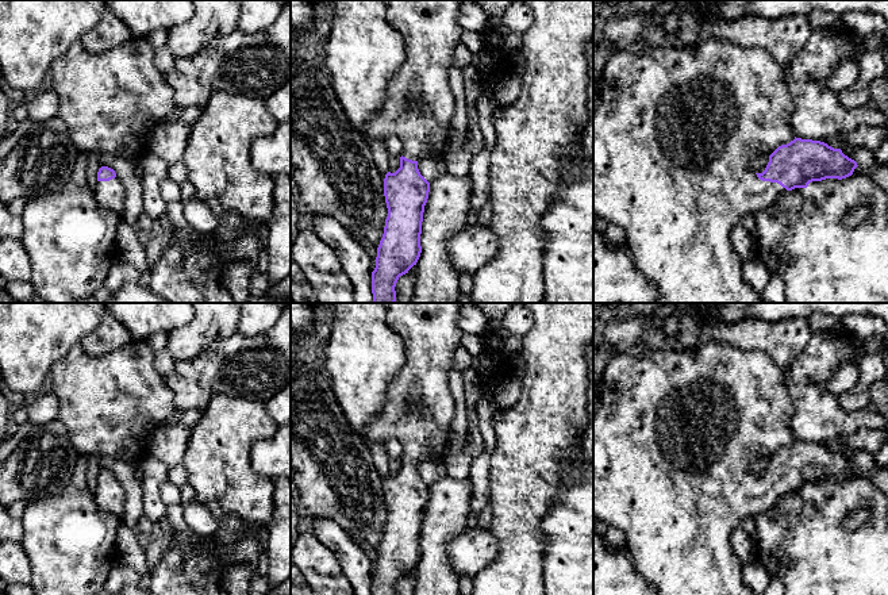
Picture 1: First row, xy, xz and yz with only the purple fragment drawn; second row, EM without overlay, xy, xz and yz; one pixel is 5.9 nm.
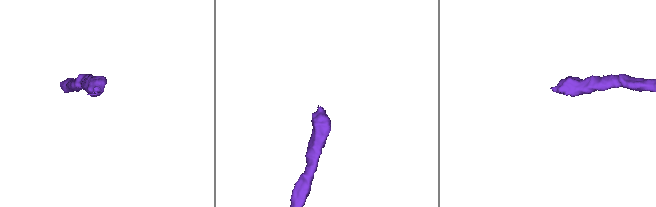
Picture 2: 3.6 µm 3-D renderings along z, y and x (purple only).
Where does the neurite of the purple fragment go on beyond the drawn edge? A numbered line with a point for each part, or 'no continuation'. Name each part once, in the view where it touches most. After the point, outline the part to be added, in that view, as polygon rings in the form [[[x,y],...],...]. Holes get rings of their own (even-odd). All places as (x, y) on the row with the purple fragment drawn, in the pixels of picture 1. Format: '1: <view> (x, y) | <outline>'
1: yz (675, 129) | [[[711,38],[699,47],[651,47],[643,54],[615,50],[604,66],[601,92],[593,114],[593,214],[624,230],[635,266],[657,288],[656,303],[768,303],[743,280],[743,261],[731,245],[730,233],[743,216],[754,215],[788,193],[777,183],[760,180],[750,166],[750,158],[770,156],[779,146],[795,139],[791,127],[792,112],[793,100],[784,66],[765,49],[745,49],[730,41]]]

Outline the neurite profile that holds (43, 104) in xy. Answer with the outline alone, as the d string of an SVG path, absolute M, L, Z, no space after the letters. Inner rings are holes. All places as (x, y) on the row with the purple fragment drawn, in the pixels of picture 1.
M45 85L36 93L27 96L28 118L34 123L41 123L47 119L57 116L59 107L58 95L49 87Z

